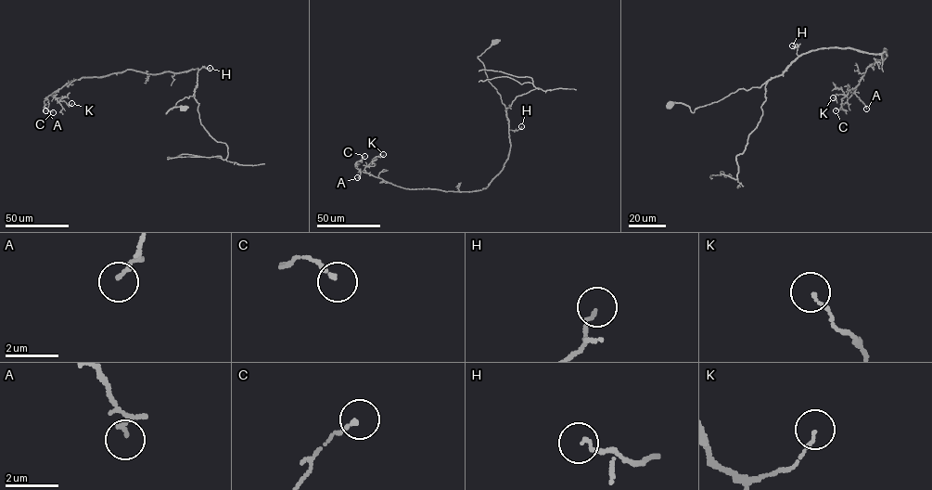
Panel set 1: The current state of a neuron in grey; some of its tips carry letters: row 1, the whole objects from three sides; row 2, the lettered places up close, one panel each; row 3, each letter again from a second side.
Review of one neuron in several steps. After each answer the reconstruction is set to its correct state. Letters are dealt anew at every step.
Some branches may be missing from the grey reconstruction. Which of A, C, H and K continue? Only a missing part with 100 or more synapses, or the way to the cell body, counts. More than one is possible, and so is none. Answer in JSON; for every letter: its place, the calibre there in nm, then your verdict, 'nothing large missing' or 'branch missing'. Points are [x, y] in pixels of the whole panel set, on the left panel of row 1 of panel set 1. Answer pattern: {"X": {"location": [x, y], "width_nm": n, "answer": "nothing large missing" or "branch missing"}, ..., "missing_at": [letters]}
{"A": {"location": [45, 110], "width_nm": 140, "answer": "nothing large missing"}, "C": {"location": [53, 112], "width_nm": 140, "answer": "nothing large missing"}, "H": {"location": [210, 68], "width_nm": 120, "answer": "nothing large missing"}, "K": {"location": [71, 103], "width_nm": 100, "answer": "nothing large missing"}, "missing_at": []}

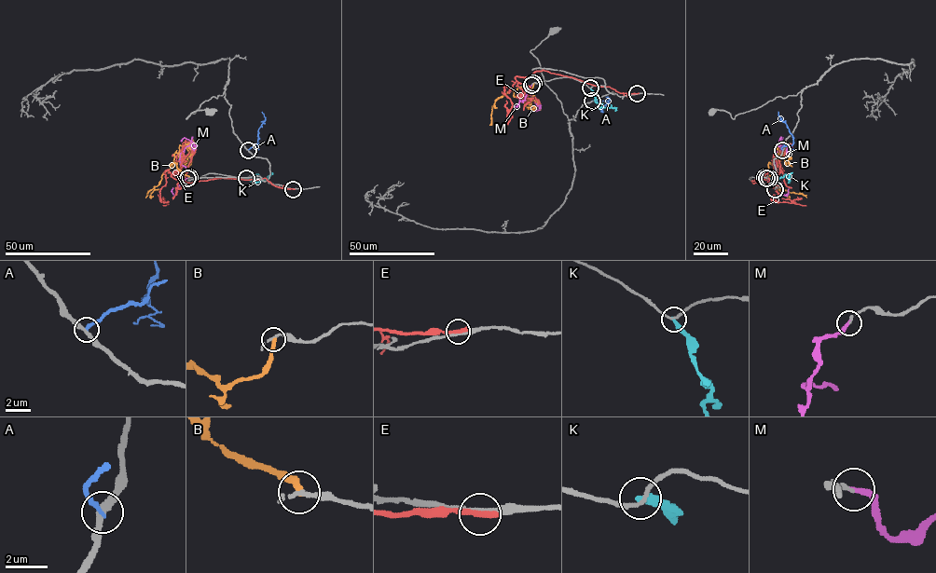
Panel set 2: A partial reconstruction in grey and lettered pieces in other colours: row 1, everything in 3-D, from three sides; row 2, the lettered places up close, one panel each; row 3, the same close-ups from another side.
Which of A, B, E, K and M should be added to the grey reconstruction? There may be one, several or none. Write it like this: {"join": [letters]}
{"join": ["M"]}

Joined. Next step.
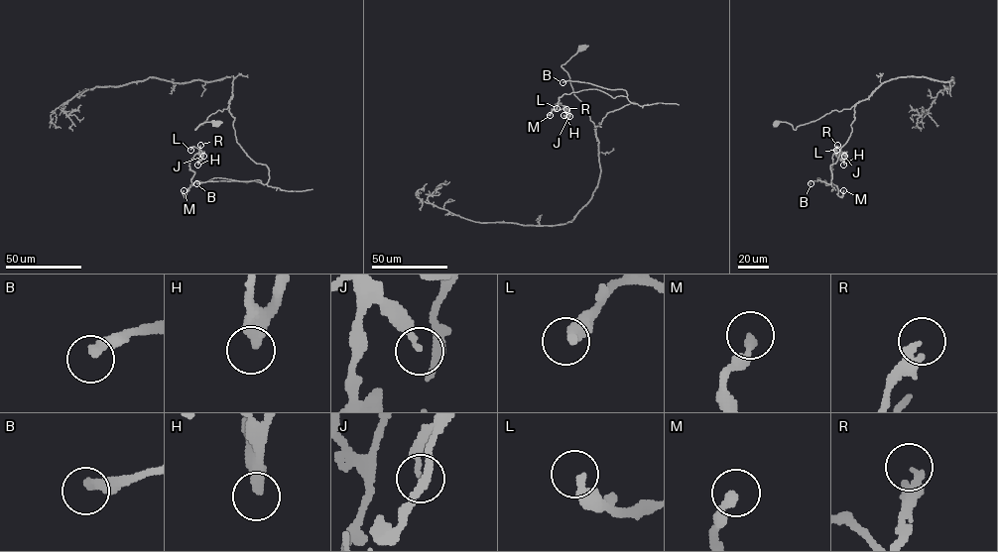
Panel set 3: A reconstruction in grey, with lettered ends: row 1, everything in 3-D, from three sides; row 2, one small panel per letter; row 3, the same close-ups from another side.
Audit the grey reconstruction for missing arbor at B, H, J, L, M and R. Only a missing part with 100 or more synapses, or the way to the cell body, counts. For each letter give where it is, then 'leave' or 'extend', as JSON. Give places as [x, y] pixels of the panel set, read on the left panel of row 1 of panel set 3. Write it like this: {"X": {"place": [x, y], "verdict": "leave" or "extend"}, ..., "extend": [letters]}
{"B": {"place": [196, 183], "verdict": "extend"}, "H": {"place": [197, 165], "verdict": "leave"}, "J": {"place": [203, 156], "verdict": "leave"}, "L": {"place": [190, 150], "verdict": "leave"}, "M": {"place": [184, 190], "verdict": "leave"}, "R": {"place": [200, 145], "verdict": "leave"}, "extend": ["B"]}

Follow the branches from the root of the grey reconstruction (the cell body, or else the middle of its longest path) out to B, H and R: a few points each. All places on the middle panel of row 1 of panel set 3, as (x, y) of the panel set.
B: (581, 48), (561, 65), (595, 127), (600, 127), (608, 112), (635, 104), (624, 89), (562, 82)
H: (581, 48), (561, 65), (595, 127), (635, 104), (582, 89), (560, 97), (563, 115)
R: (581, 48), (561, 65), (595, 127), (608, 112), (635, 104), (590, 89), (560, 96), (556, 104), (566, 109)

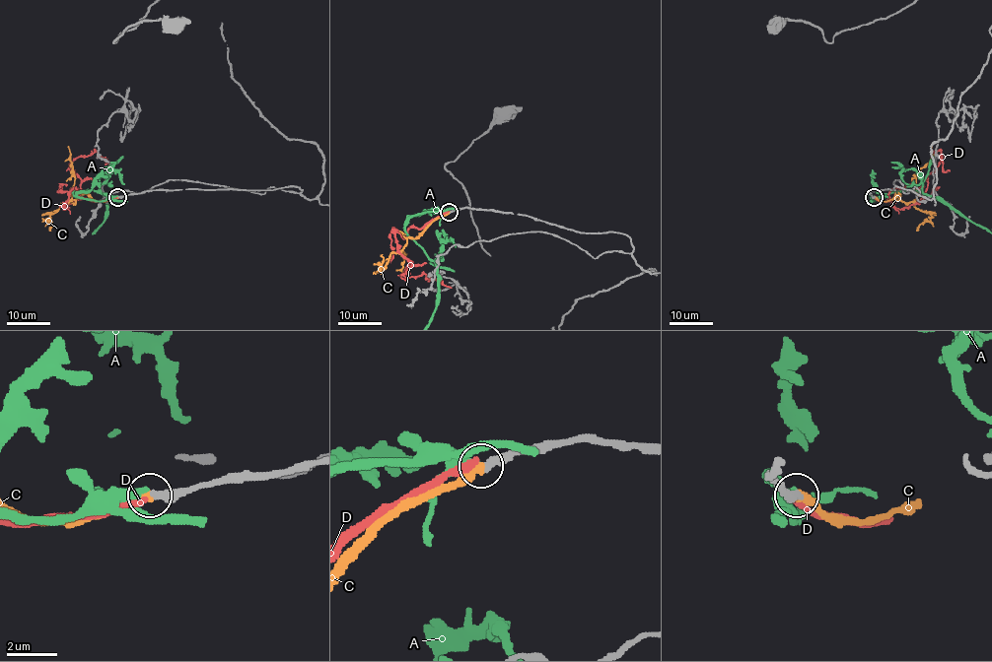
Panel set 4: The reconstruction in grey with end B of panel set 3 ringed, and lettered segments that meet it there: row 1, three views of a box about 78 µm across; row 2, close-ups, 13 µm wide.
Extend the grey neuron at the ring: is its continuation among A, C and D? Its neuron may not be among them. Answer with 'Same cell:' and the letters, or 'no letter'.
Same cell: C

